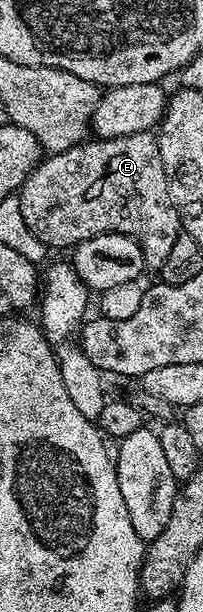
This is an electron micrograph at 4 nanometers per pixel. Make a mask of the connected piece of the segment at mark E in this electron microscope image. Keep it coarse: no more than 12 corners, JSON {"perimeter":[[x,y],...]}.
{"perimeter":[[154,132],[47,155],[22,183],[47,249],[180,235]]}

